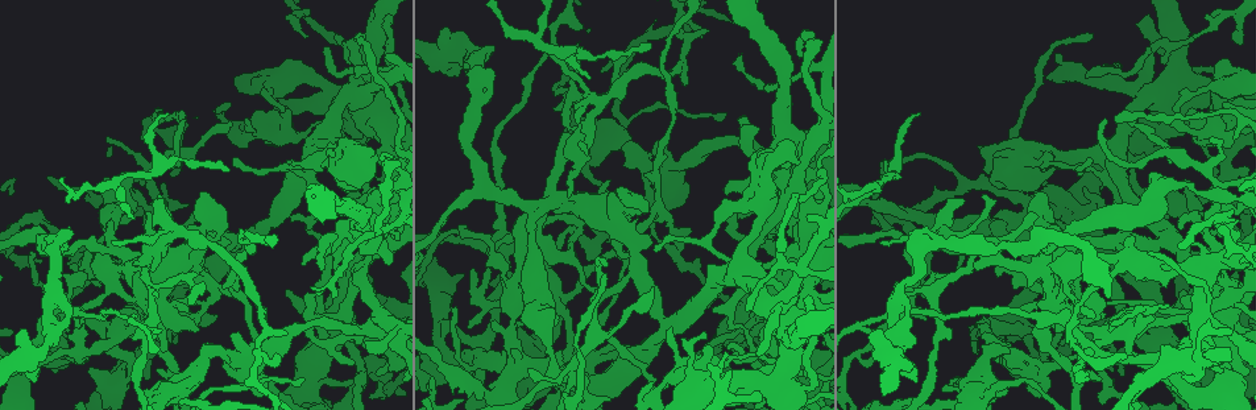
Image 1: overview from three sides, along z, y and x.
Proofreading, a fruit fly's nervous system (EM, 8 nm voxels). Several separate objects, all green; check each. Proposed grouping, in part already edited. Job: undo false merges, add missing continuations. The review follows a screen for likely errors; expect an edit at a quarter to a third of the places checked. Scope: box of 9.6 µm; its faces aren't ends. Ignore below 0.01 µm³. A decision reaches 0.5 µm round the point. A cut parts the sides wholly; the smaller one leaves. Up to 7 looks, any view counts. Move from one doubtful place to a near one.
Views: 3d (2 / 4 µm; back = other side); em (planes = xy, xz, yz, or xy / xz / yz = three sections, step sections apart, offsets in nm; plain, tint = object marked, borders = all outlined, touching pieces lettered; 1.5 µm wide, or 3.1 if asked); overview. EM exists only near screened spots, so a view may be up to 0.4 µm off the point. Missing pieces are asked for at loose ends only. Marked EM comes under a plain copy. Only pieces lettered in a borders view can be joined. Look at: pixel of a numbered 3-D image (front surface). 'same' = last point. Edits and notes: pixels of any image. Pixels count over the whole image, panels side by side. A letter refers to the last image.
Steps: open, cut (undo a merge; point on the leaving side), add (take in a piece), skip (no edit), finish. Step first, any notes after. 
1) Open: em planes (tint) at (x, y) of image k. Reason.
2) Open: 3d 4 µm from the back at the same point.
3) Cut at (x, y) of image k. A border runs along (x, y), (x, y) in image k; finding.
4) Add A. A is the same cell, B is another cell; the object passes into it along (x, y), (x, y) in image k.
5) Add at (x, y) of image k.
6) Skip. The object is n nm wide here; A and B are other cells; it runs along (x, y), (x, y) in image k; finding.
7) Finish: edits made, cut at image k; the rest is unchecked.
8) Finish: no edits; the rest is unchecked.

Open: 3d 4 µm at (581, 137) of image 1.

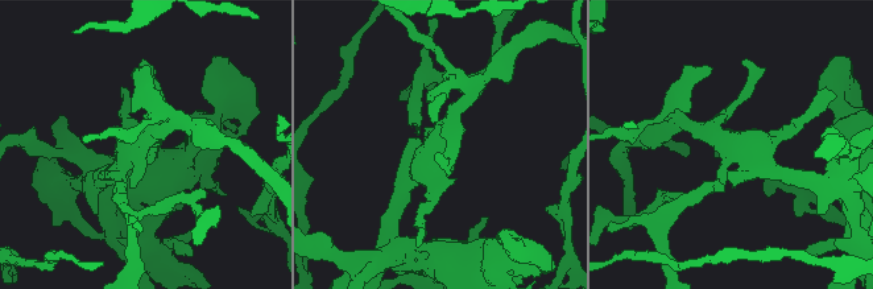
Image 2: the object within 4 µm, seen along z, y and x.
Open: em planes (tint) at (738, 146) of image 2.

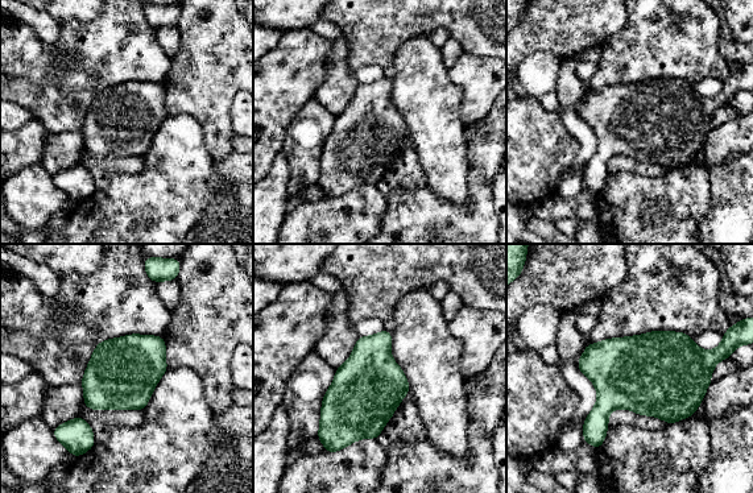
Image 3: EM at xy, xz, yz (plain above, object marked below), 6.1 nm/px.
Open: em planes (borders) at the same point.

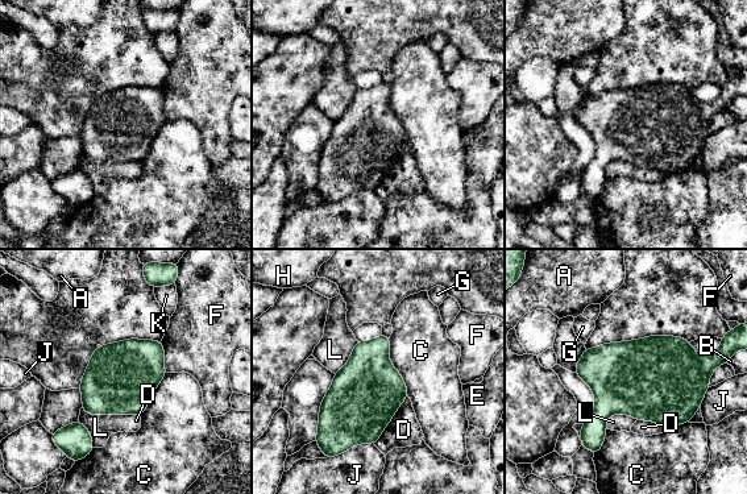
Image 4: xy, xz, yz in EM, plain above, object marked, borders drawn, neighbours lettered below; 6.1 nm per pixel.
Skip. The object is 420 nm wide here; A, B, C, D, E, F, G, H, J, K and L are other cells; a border runs along (389, 337), (389, 361), (409, 395) in image 4; continuous, no second neuron.

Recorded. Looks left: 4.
Open: 3d 4 µm at (166, 114) of image 1. Thin end.

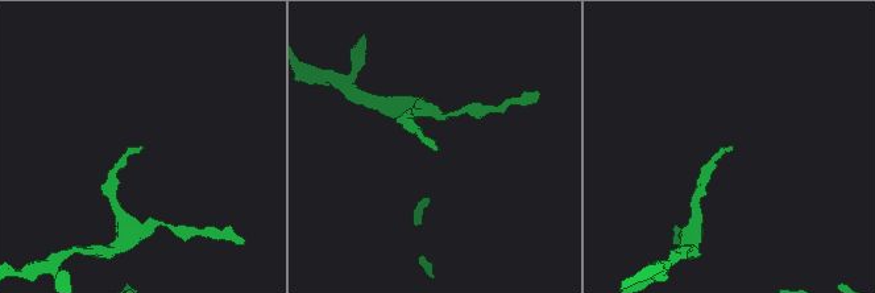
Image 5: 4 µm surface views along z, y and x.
Open: em xz step 4 (borders) at (733, 145) of image 5. Need the tissue.

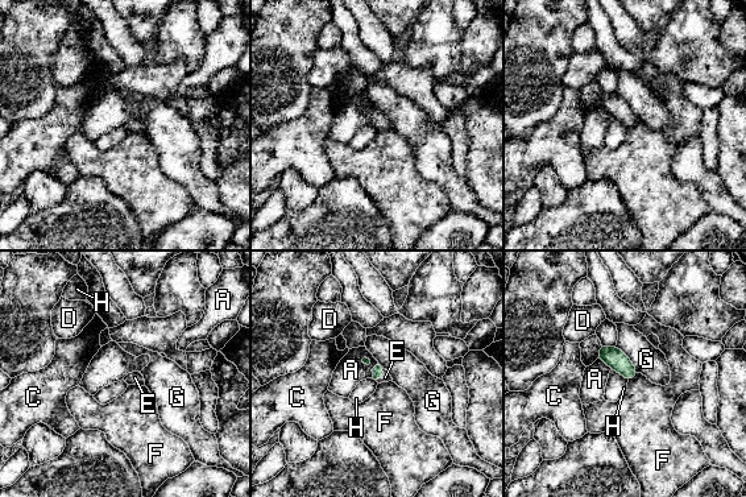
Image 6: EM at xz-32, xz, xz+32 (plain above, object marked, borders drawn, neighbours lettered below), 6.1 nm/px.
Add E. E is the same cell, A, C, D, F, G and H are other cells; it goes on there.

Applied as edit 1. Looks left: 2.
Open: 3d 2 µm from the back at (886, 169) of image 1. Free end.

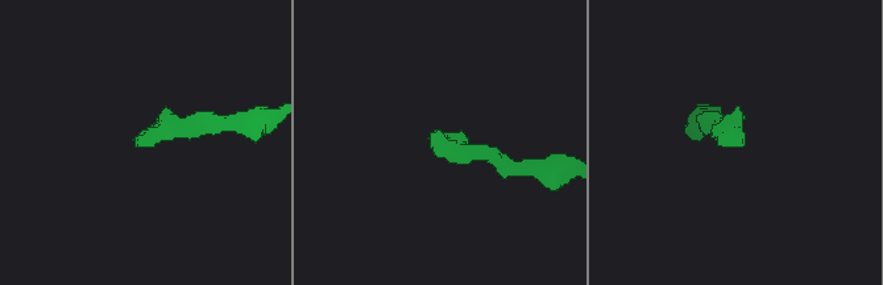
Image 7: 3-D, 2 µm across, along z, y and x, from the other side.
Open: em planes (borders) at (136, 142) of image 7. Now the EM.

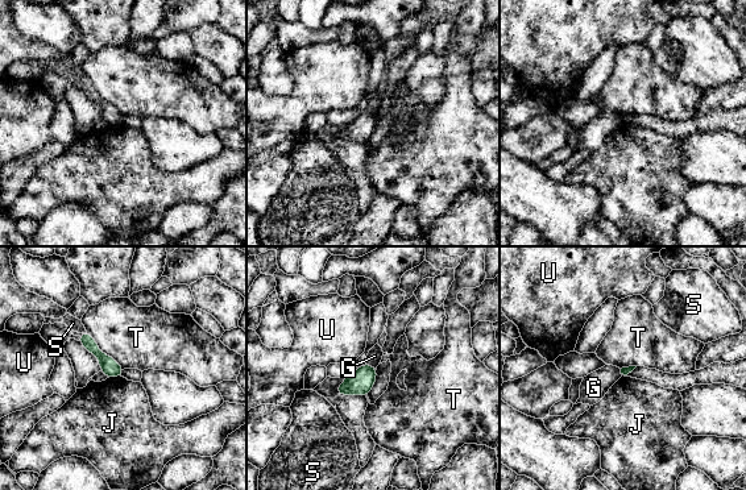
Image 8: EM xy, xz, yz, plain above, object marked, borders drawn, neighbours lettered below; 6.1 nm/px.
Skip. G, J, S, T and U are other cells; it runs along (82, 339), (119, 372) in image 8; no lettered piece goes on from it.

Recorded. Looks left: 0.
Finish: edits made, add at image 6; the rest is unchecked.

